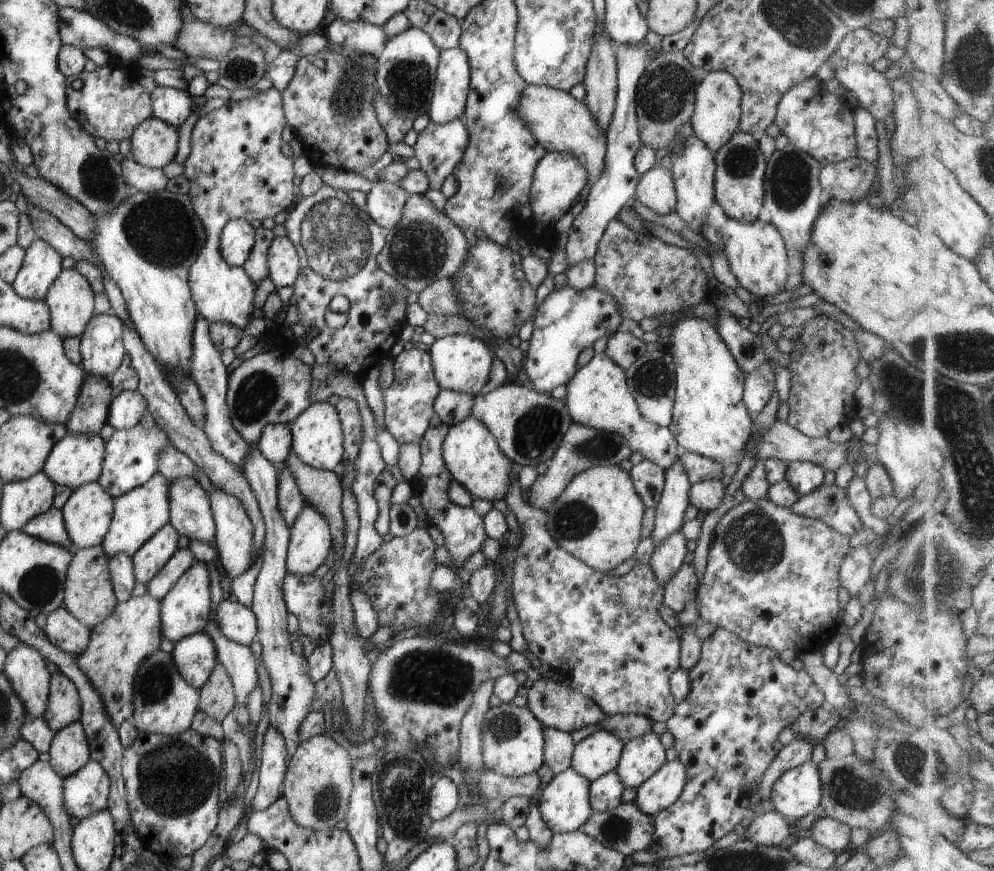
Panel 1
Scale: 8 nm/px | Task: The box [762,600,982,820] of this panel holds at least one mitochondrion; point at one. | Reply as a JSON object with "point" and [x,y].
{"point":[915,760]}

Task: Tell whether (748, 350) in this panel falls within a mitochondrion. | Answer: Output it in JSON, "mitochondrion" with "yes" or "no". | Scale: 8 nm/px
{"mitochondrion":"no"}

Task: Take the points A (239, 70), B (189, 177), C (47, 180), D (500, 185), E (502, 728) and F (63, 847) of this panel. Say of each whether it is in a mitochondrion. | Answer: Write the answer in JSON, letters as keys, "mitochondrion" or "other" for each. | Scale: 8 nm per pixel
{"A":"mitochondrion","B":"other","C":"other","D":"other","E":"mitochondrion","F":"other"}

